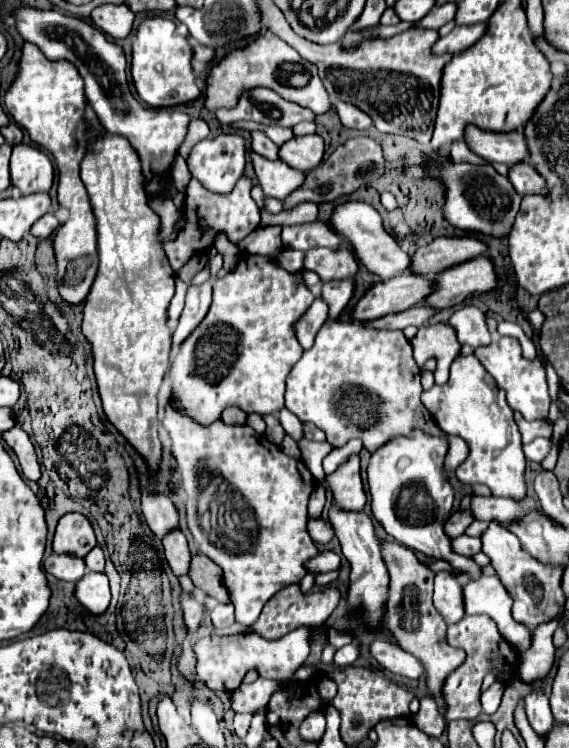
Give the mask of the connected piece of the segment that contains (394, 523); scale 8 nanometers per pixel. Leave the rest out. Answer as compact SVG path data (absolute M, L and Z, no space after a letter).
M414 430L410 436L392 438L380 446L368 464L372 514L396 542L430 558L446 560L454 570L464 572L468 578L478 578L482 568L472 558L456 554L450 546L452 540L444 534L444 522L450 518L456 496L444 468L446 450L446 438L434 438L432 434L422 434L422 430Z

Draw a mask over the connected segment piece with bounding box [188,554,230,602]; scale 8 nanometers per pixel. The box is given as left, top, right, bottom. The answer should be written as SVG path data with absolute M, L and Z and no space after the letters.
M204 554L192 556L190 562L190 574L196 588L202 588L210 598L216 598L218 602L230 602L228 592L222 584L222 568L218 568L210 558Z

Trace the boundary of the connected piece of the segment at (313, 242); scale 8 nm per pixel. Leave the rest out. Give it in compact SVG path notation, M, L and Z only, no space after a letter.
M322 220L304 224L304 226L284 226L282 242L286 248L294 248L302 252L318 248L318 246L338 250L340 246L340 238Z

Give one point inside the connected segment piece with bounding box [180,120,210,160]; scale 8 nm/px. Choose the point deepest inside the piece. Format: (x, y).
(198, 130)

